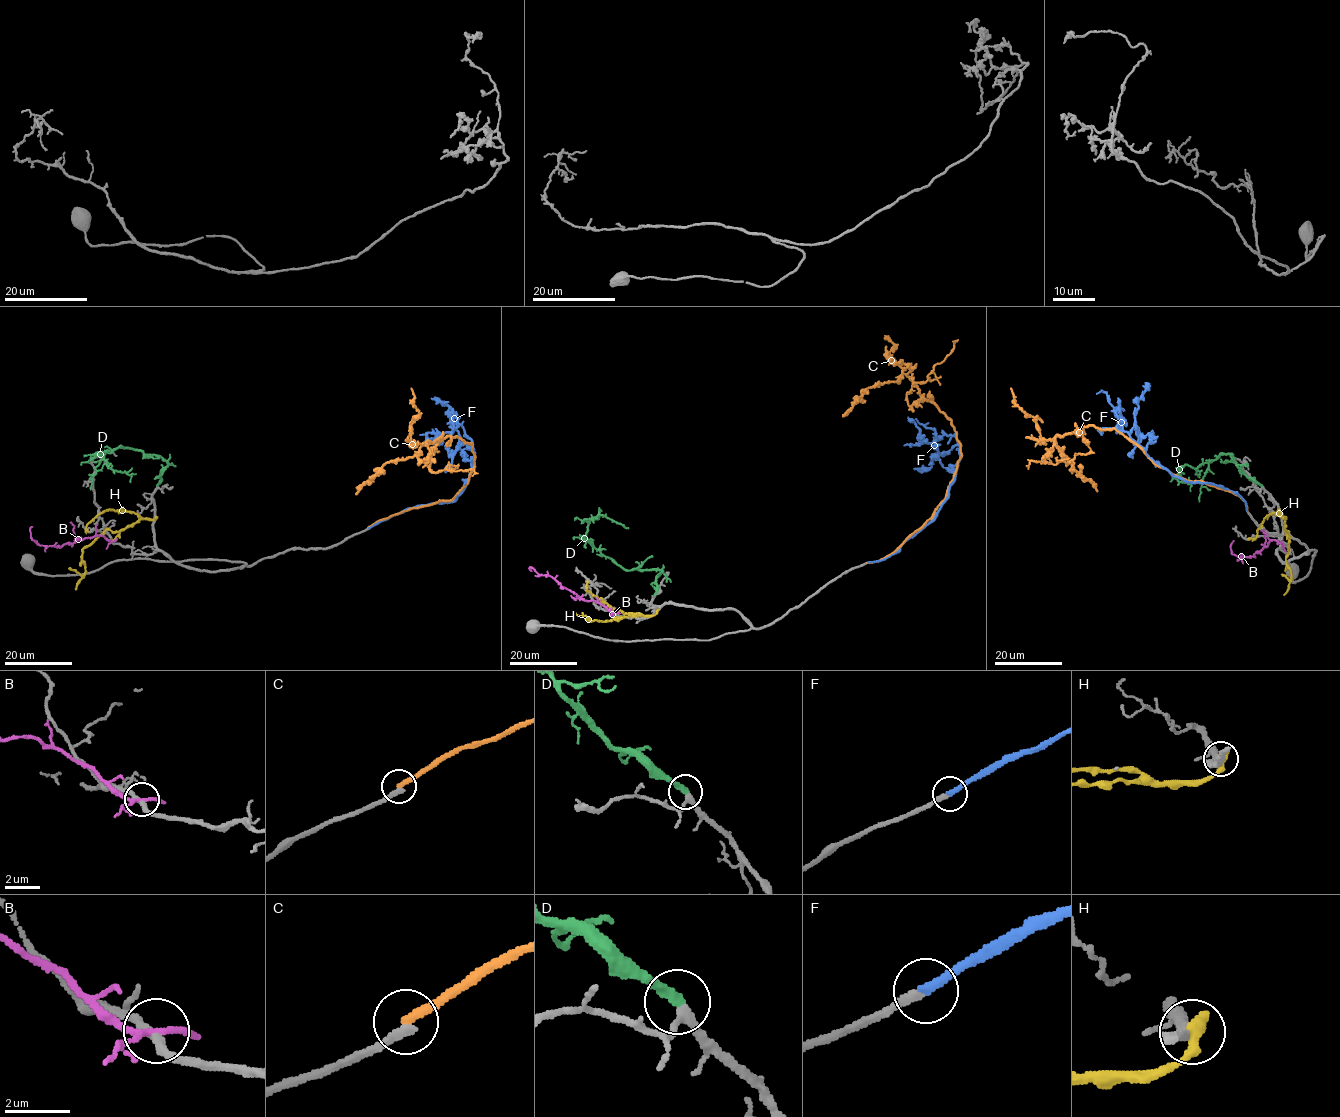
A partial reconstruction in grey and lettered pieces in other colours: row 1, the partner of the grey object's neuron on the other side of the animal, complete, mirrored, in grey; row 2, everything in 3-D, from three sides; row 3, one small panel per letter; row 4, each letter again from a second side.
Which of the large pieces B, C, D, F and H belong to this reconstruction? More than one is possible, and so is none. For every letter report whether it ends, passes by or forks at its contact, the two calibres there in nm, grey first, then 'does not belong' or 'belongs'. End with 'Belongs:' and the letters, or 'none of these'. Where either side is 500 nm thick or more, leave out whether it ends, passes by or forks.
B: it forks | 260/170 nm | does not belong
C: it ends | 240/240 nm | does not belong
D: it ends | 240/320 nm | belongs
F: it ends | 220/240 nm | belongs
H: 280/600 nm | does not belong
Belongs: D, F

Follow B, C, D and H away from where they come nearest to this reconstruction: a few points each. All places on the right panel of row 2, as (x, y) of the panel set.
B: (1282, 544), (1270, 540), (1253, 556), (1241, 558), (1231, 551), (1234, 541)
C: (1246, 510), (1240, 496), (1158, 466), (1114, 428), (1083, 426), (1092, 451), (1067, 465), (1034, 461), (1028, 468)
D: (1261, 486), (1243, 473), (1233, 455), (1221, 454), (1196, 468), (1179, 468), (1178, 480), (1190, 484), (1190, 491)
H: (1281, 516), (1285, 517), (1286, 534), (1288, 532), (1286, 561), (1291, 579), (1281, 574)

